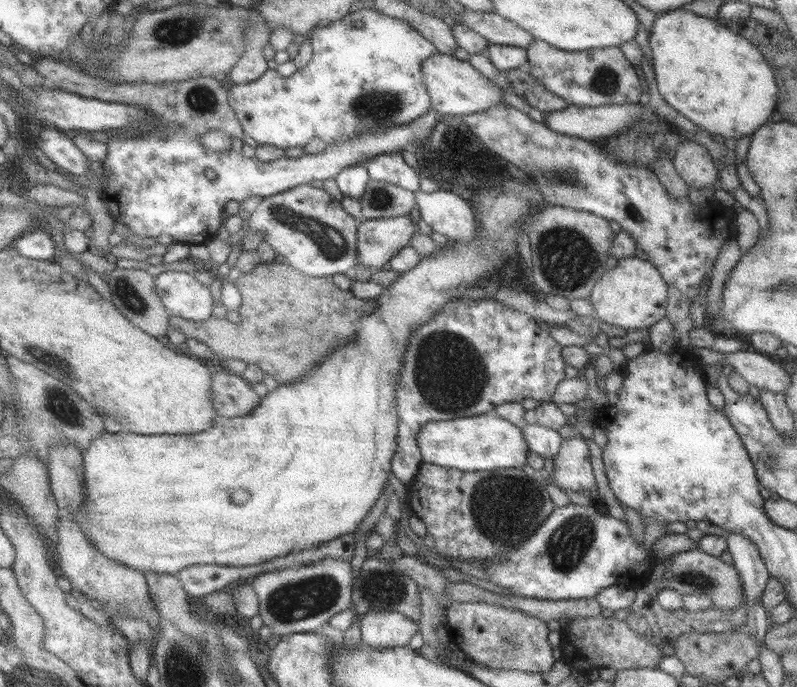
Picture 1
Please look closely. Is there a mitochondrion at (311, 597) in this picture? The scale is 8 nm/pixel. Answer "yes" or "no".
yes

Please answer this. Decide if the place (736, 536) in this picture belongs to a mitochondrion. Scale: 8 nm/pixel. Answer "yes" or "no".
no

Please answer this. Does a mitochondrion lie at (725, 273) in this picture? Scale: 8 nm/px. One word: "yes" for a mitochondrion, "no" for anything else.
no

